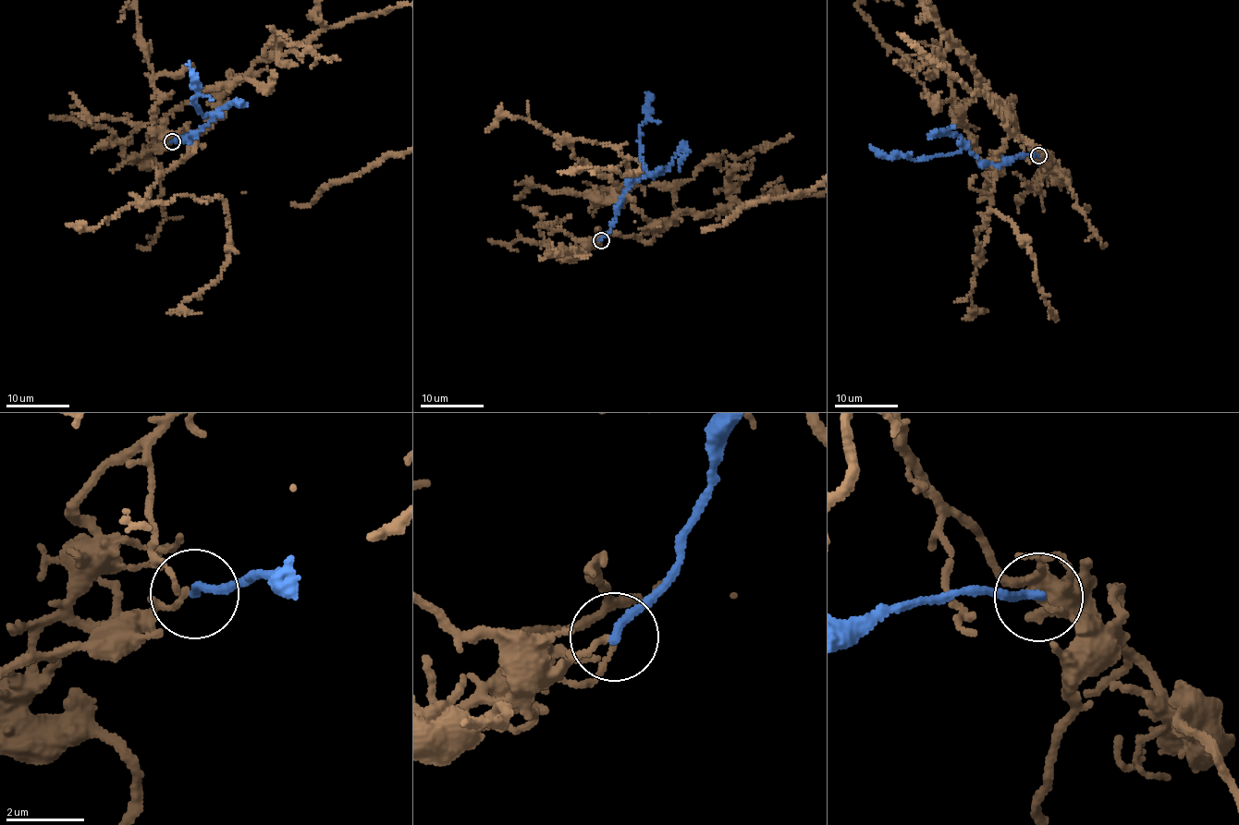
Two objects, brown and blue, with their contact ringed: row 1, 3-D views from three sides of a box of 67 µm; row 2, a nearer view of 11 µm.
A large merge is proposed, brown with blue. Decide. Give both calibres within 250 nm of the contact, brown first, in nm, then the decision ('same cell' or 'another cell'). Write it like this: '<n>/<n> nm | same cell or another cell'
140/190 nm | another cell

